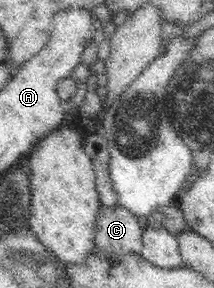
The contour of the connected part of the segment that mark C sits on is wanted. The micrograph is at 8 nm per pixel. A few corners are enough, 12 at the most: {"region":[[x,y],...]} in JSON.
{"region":[[100,205],[95,245],[141,253],[143,229],[125,207]]}

